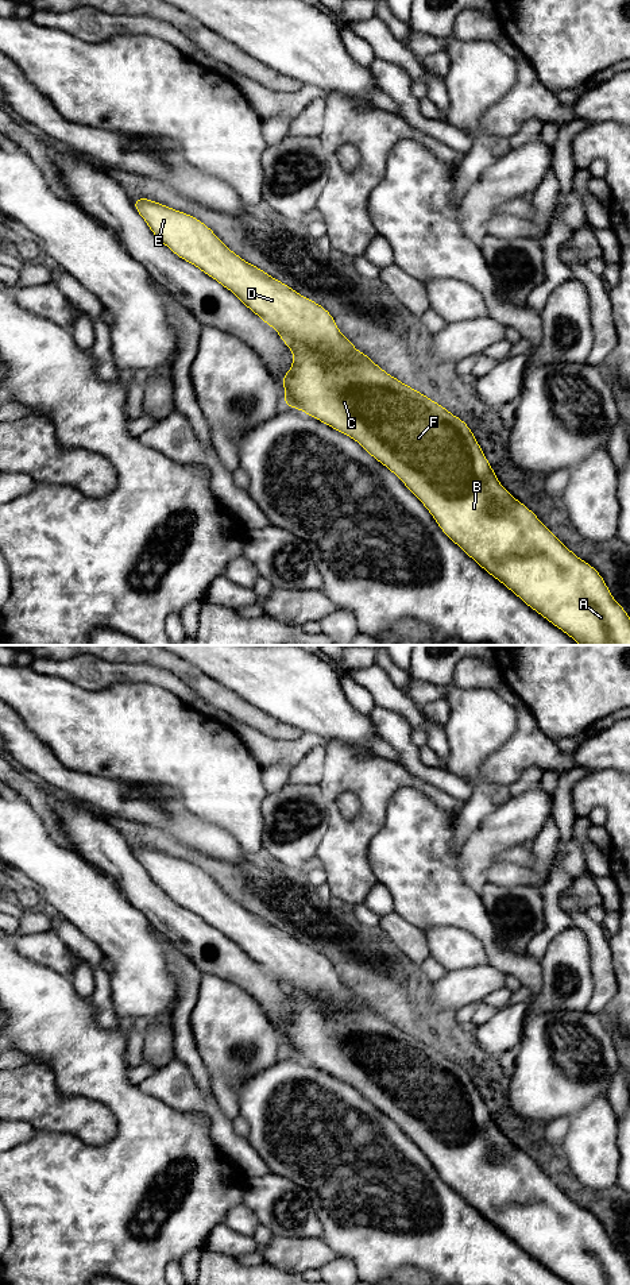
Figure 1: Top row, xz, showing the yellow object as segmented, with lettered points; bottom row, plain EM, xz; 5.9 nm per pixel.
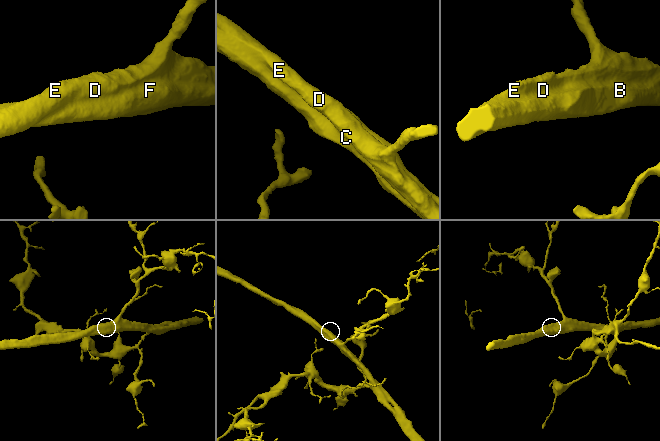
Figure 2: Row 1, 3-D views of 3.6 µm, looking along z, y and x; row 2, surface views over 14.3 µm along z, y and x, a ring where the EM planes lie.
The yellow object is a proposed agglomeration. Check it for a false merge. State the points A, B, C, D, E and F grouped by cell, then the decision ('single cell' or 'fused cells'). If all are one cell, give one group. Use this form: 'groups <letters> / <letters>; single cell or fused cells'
groups A B C F / D E; fused cells

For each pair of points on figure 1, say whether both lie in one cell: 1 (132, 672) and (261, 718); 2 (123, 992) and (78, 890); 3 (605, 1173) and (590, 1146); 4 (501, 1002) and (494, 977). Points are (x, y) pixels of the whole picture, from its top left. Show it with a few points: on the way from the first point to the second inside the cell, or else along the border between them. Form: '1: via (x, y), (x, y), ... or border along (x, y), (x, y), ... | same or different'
1: border along (173, 675), (184, 680), (198, 695) | different
2: via (126, 967), (126, 937), (104, 915) | same
3: via (598, 1166), (594, 1162), (592, 1153) | same
4: border along (503, 986), (491, 991), (482, 1000) | different

